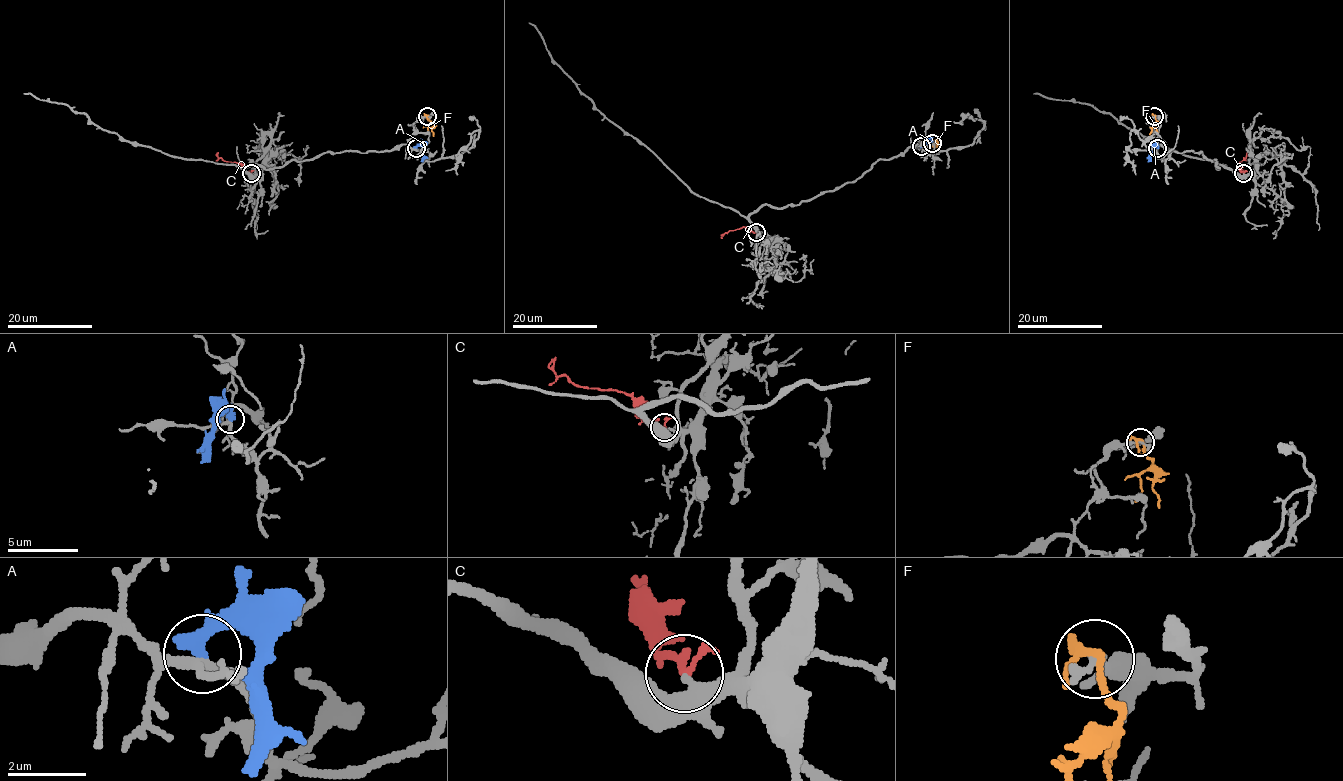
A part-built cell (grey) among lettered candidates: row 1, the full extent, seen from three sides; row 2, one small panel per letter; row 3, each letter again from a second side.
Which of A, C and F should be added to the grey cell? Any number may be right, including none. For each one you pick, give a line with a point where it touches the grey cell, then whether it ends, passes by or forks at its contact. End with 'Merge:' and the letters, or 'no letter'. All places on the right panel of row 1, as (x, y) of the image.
C: (1243, 173) | it ends
Merge: C

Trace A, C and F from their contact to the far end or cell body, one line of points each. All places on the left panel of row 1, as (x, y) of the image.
A: (416, 149), (418, 145), (422, 147), (421, 161)
C: (250, 173), (238, 162), (224, 161), (216, 153)
F: (428, 116), (433, 136)

